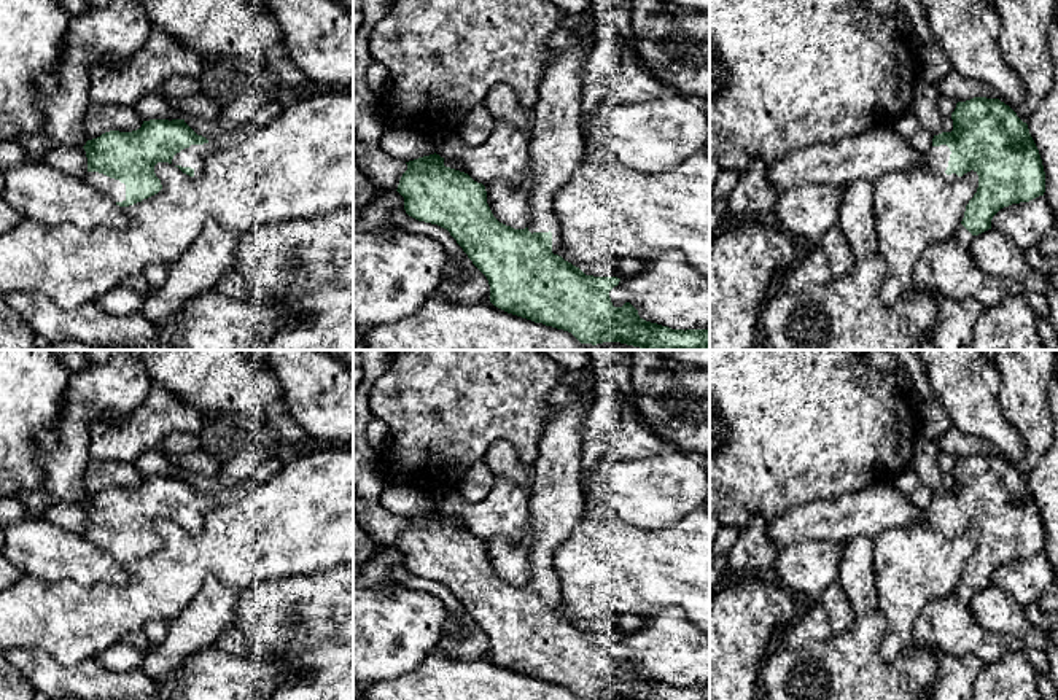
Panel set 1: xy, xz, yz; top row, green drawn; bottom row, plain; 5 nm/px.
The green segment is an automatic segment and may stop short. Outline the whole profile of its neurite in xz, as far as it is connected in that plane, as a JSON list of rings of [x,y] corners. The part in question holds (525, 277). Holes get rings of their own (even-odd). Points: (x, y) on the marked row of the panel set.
[[[587,10],[582,16],[584,25],[574,30],[576,45],[565,51],[554,52],[552,59],[547,62],[544,78],[539,84],[539,100],[530,111],[531,137],[528,146],[527,178],[531,180],[530,208],[533,218],[528,228],[514,229],[500,223],[487,204],[485,186],[474,181],[465,172],[445,167],[444,158],[436,153],[406,162],[407,170],[403,173],[396,191],[404,197],[404,210],[409,216],[418,221],[438,224],[450,232],[473,264],[487,277],[490,285],[490,302],[495,307],[535,323],[568,331],[581,344],[597,345],[603,342],[620,342],[643,350],[710,350],[710,329],[671,329],[668,326],[643,320],[630,302],[625,302],[622,307],[614,307],[609,291],[619,285],[620,278],[585,275],[579,267],[565,261],[558,255],[563,248],[563,240],[560,235],[558,218],[552,212],[554,194],[568,183],[573,172],[585,159],[585,138],[581,124],[581,99],[587,60],[598,41],[598,19],[593,11]]]

